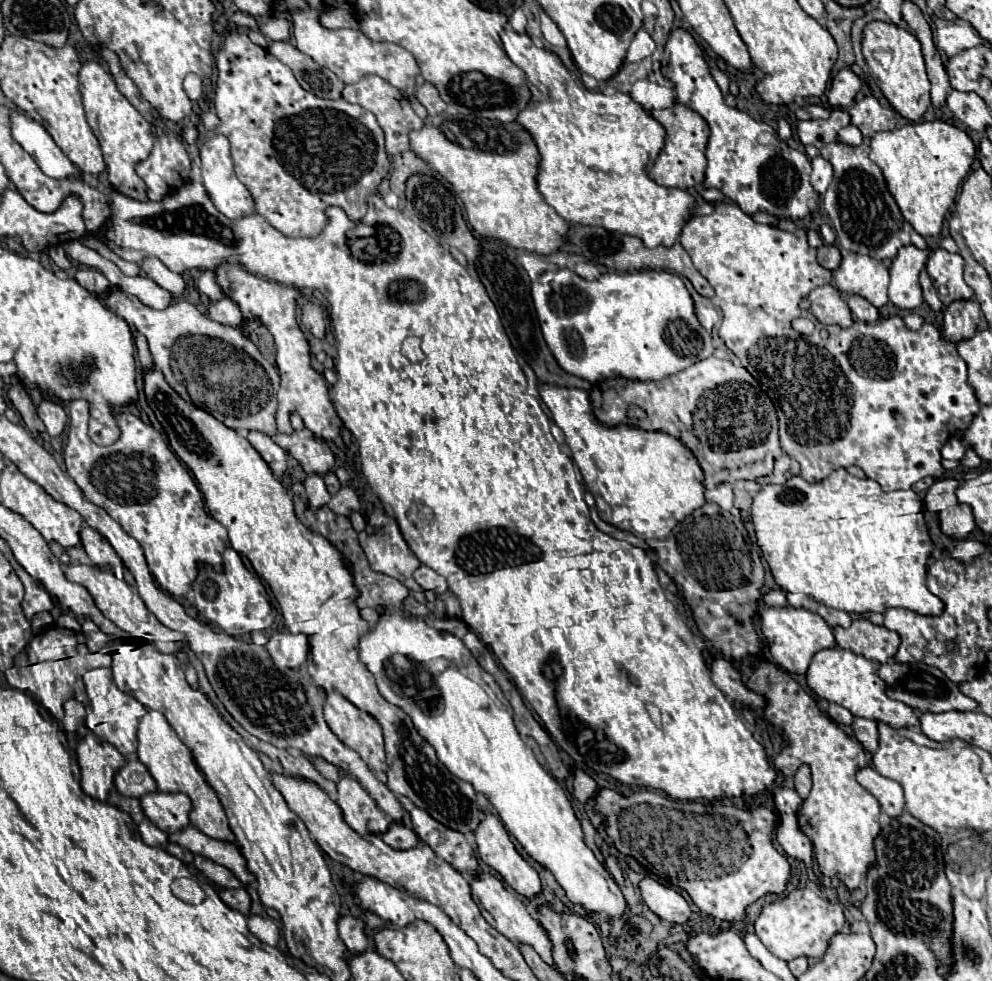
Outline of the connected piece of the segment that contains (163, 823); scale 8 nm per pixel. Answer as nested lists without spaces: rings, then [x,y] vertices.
[[[154,792],[142,796],[140,804],[148,820],[164,832],[178,832],[190,824],[188,814],[192,810],[192,802],[186,794]]]

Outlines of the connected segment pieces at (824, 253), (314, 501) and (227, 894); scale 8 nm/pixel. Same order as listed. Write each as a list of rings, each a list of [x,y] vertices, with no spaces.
[[[822,244],[822,246],[818,248],[818,264],[820,264],[822,268],[834,272],[834,270],[840,266],[840,260],[842,260],[842,256],[840,256],[840,250],[838,250],[836,246]]]
[[[312,474],[304,480],[304,486],[306,486],[306,494],[308,494],[308,500],[310,500],[310,506],[312,508],[320,508],[320,506],[326,506],[328,500],[330,500],[330,494],[324,486],[324,480],[322,476],[318,474]]]
[[[244,886],[238,888],[238,890],[218,890],[218,896],[228,908],[238,910],[244,916],[248,916],[248,912],[250,912],[250,896],[248,896]]]

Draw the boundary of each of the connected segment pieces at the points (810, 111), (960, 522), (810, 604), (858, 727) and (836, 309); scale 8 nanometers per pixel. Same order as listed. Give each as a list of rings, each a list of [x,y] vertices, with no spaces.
[[[805,105],[795,111],[798,120],[827,119],[831,110],[821,105]]]
[[[956,504],[940,512],[940,530],[954,540],[968,538],[974,526],[974,516],[966,504]]]
[[[786,594],[788,604],[794,608],[806,608],[806,610],[814,610],[816,602],[810,600],[810,596],[802,596],[802,594]]]
[[[854,718],[852,720],[852,730],[856,740],[868,750],[874,752],[878,748],[878,728],[874,720],[866,720],[866,718]]]
[[[824,284],[820,288],[814,288],[806,300],[810,302],[810,310],[822,324],[838,324],[842,328],[848,328],[852,324],[850,308],[846,306],[844,298],[832,284]]]

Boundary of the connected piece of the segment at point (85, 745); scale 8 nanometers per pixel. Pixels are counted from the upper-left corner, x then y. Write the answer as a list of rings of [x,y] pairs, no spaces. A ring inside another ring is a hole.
[[[88,734],[76,748],[76,756],[78,756],[78,766],[80,766],[80,772],[82,772],[82,778],[80,778],[80,784],[82,784],[82,790],[94,798],[94,800],[100,800],[100,802],[106,802],[108,798],[108,792],[112,790],[114,786],[114,774],[124,766],[124,756],[112,746],[108,744],[106,740],[100,740],[96,734]]]

